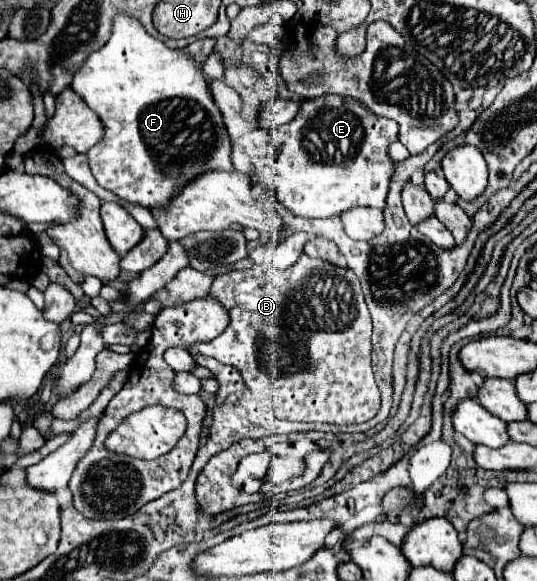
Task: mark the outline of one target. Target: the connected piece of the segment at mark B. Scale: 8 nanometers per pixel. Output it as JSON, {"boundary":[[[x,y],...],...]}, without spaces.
{"boundary":[[[305,252],[299,256],[299,260],[289,266],[287,270],[277,270],[275,274],[267,274],[267,272],[249,272],[249,270],[235,270],[235,272],[227,272],[223,276],[217,276],[213,286],[211,286],[211,294],[225,304],[225,308],[229,308],[231,314],[231,324],[229,328],[219,334],[217,338],[209,340],[209,342],[201,342],[197,346],[189,346],[189,352],[197,352],[197,354],[205,354],[211,356],[223,364],[235,366],[245,384],[251,390],[251,398],[243,404],[245,406],[245,416],[247,420],[251,420],[251,426],[259,426],[259,428],[275,428],[277,420],[285,420],[285,422],[294,422],[289,420],[303,420],[305,424],[324,424],[315,422],[329,422],[329,424],[359,424],[359,422],[367,422],[369,418],[373,418],[379,410],[379,388],[373,380],[373,372],[371,372],[371,316],[369,316],[369,308],[365,304],[363,298],[363,290],[361,290],[361,282],[359,278],[353,274],[351,268],[345,266],[337,266],[333,262],[327,262],[323,258],[311,258]]]}

